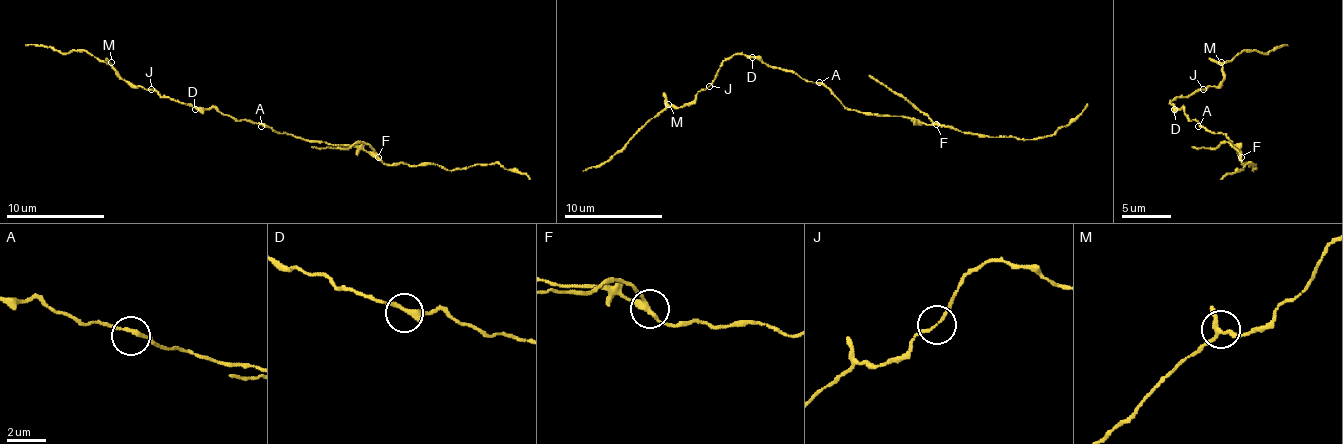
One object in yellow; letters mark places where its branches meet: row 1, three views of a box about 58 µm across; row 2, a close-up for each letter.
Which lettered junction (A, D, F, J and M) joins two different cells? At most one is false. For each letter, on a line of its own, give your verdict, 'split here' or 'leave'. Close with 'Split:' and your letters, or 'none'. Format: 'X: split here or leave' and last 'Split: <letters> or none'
A: leave
D: leave
F: split here
J: leave
M: leave
Split: F

